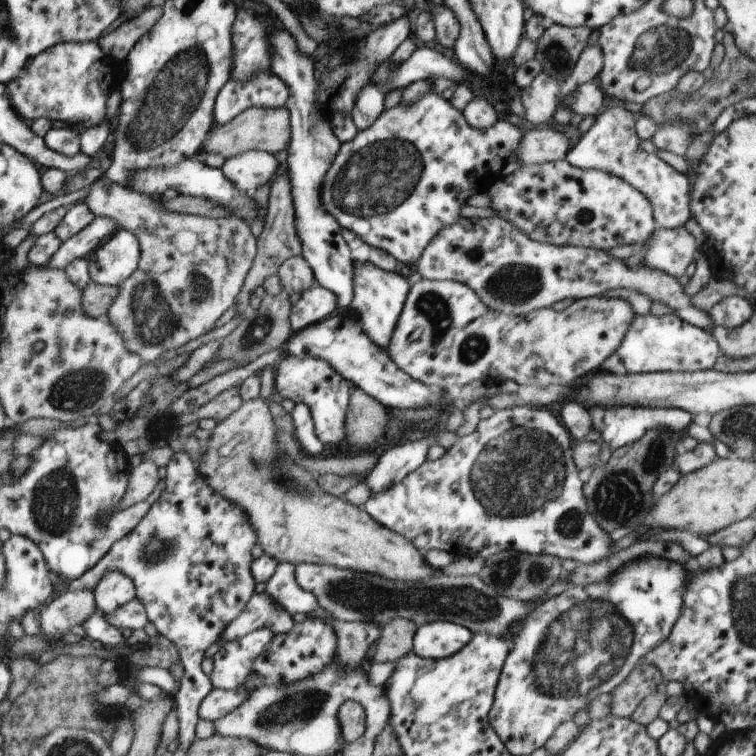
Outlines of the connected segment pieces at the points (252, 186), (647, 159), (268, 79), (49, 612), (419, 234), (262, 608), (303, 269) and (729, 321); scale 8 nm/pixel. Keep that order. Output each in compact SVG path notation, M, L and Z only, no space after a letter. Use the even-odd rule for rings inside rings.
M249 151L226 159L221 172L241 192L251 195L258 187L271 183L278 162L274 155L265 151Z
M608 106L596 116L594 125L570 148L566 161L580 169L599 169L621 177L633 188L640 190L651 201L654 208L656 228L684 227L691 218L691 187L687 176L680 174L654 154L641 150L636 134L637 111L630 106Z
M270 71L255 75L249 82L240 83L230 78L222 88L217 99L216 118L218 125L228 123L237 115L251 107L264 109L280 109L286 107L290 97L288 86Z
M89 589L65 592L50 601L39 612L41 634L60 638L98 613L93 592Z
M430 91L418 97L410 106L406 103L399 103L394 108L385 110L370 128L359 131L351 142L341 144L340 151L325 175L321 187L321 206L326 213L329 213L338 222L341 228L354 232L371 248L382 250L390 254L396 261L404 264L417 265L420 256L425 252L426 246L438 235L438 232L460 218L460 209L466 205L469 198L481 192L490 192L491 187L504 178L502 170L508 163L508 158L511 158L513 151L517 148L522 136L519 128L502 119L498 120L494 127L488 129L471 128L463 116L463 112L453 108L451 103L440 94L437 95L434 91Z
M255 593L242 613L223 631L221 643L239 640L257 629L270 628L274 633L288 633L296 623L266 594Z
M293 257L280 266L278 276L284 291L289 294L302 293L314 283L315 277L303 257Z
M733 292L716 304L709 314L716 324L723 323L724 326L734 328L750 319L754 311L755 308L750 301L739 293Z

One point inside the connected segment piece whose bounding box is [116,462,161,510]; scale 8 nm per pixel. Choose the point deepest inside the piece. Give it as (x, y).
(144, 480)

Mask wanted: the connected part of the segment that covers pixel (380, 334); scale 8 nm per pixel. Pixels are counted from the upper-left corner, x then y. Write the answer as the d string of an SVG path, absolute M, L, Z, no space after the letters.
M356 261L354 266L354 295L351 309L358 312L361 328L369 340L373 341L380 349L386 350L390 347L390 340L393 340L394 330L404 309L411 286L408 280L400 274L385 272L374 267L368 261Z

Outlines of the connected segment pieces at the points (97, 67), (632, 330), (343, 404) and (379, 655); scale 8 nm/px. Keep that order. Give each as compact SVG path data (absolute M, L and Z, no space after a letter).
M95 41L58 44L32 58L26 72L7 83L14 110L22 119L47 119L66 122L68 128L78 124L84 130L109 124L108 98L122 72L122 62L110 57Z
M674 313L666 316L635 314L617 351L606 358L600 370L612 375L706 371L713 369L720 356L718 344L710 333L683 322Z
M285 354L274 370L275 392L283 399L304 404L313 419L316 435L325 444L341 444L345 440L345 419L355 385L341 376L326 360Z
M400 616L383 626L374 652L374 663L386 663L400 659L413 650L413 637L417 627Z

